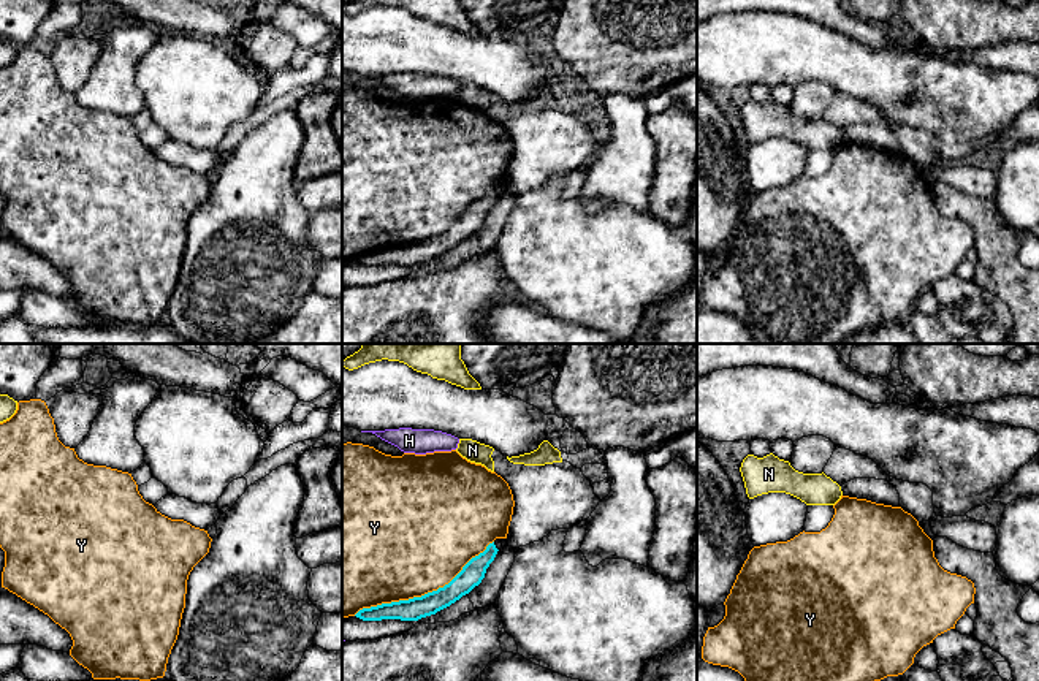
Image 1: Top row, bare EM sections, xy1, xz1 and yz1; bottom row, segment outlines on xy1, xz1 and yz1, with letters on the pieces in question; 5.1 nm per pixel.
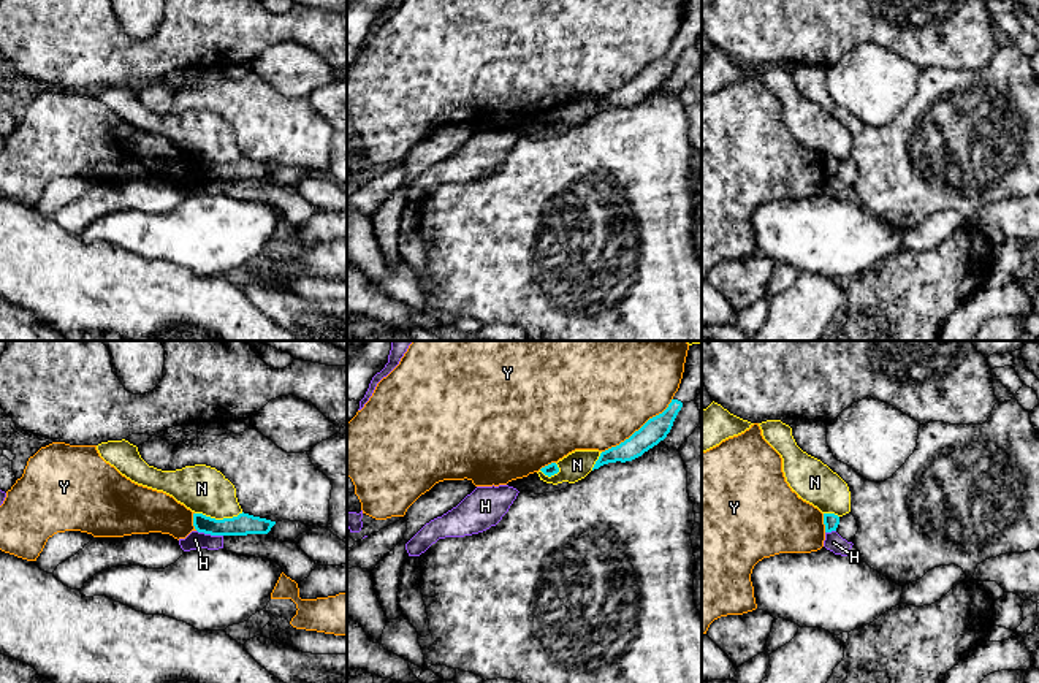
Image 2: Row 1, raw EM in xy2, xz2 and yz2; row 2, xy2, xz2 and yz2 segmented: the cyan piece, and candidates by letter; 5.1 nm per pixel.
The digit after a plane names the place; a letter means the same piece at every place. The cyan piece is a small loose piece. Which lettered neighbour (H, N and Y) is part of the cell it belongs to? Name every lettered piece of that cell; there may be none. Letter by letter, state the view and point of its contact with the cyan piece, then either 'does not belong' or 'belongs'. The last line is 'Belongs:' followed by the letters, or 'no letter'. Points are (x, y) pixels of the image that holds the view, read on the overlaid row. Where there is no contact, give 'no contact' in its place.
H: meets cyan in xy2 at (209, 533); does not belong
N: meets cyan in xy2 at (219, 520); does not belong
Y: meets cyan in xz1 at (425, 594); does not belong
Belongs: no letter

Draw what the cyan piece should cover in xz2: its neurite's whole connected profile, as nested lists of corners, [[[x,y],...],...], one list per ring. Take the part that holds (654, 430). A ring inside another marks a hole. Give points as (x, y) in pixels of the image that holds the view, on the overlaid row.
[[[689,345],[684,372],[678,391],[668,407],[649,418],[638,431],[616,447],[600,453],[594,469],[608,463],[626,463],[641,456],[645,452],[657,445],[670,433],[673,422],[684,403],[695,401],[702,391],[702,345]]]

